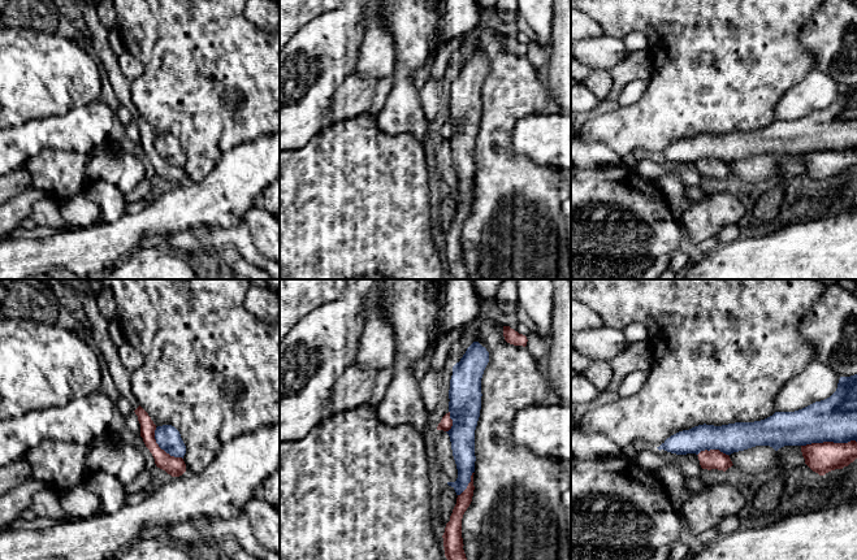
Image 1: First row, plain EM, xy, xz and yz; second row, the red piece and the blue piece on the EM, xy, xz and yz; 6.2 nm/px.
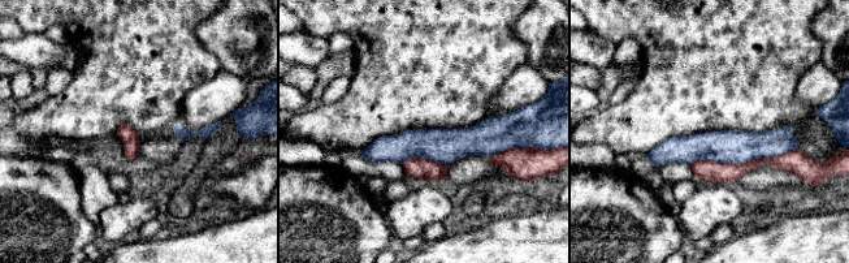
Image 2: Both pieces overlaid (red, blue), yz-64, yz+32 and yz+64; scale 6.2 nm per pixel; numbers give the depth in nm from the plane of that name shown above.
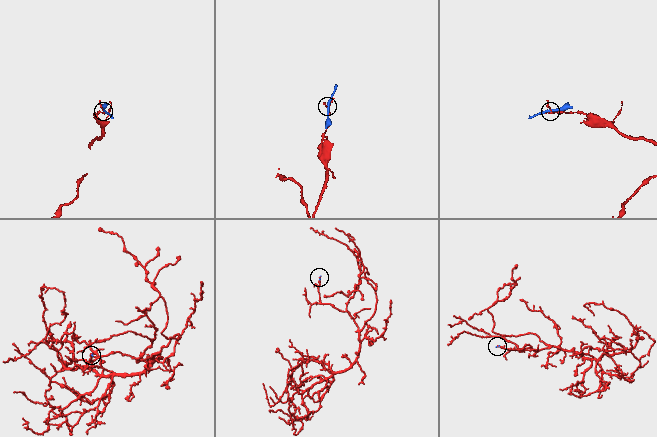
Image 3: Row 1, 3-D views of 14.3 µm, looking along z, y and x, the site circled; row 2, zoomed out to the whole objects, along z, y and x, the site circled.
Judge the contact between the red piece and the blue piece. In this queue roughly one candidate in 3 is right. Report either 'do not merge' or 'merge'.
do not merge

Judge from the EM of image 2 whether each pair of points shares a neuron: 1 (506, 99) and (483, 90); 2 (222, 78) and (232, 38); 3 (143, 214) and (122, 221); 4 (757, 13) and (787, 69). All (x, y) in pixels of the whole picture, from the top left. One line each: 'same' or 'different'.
1: different
2: different
3: same
4: same

